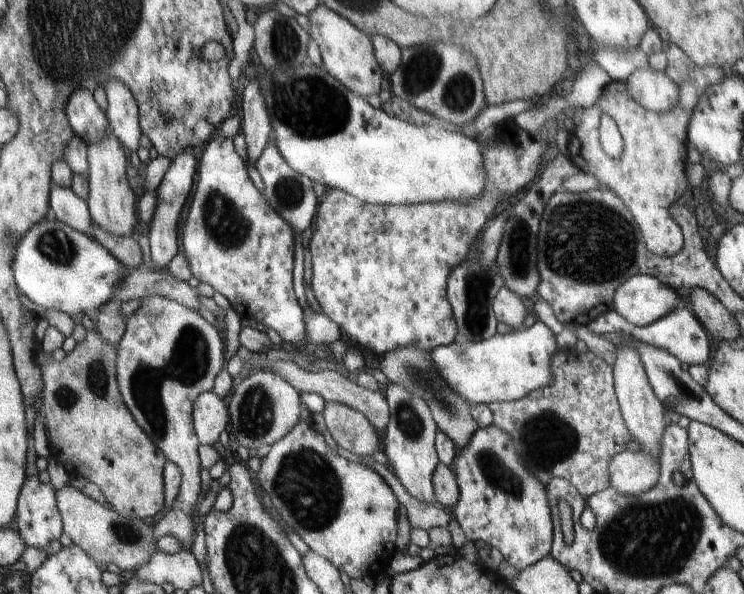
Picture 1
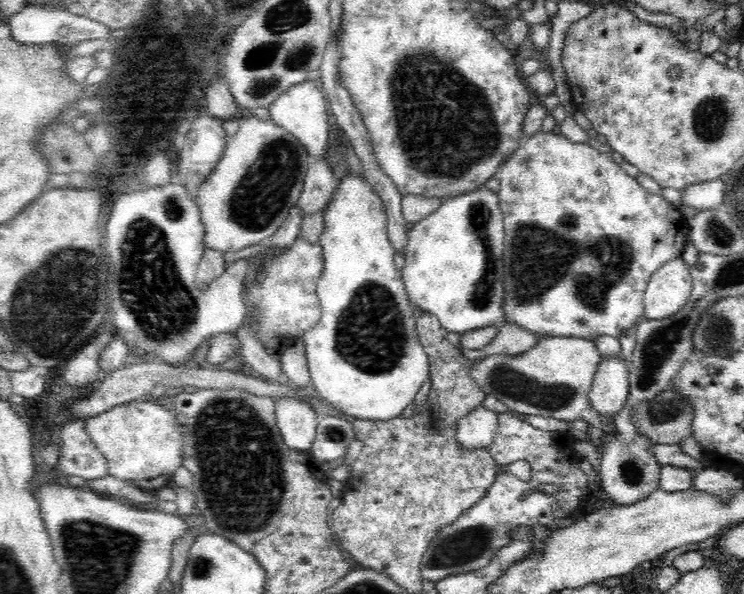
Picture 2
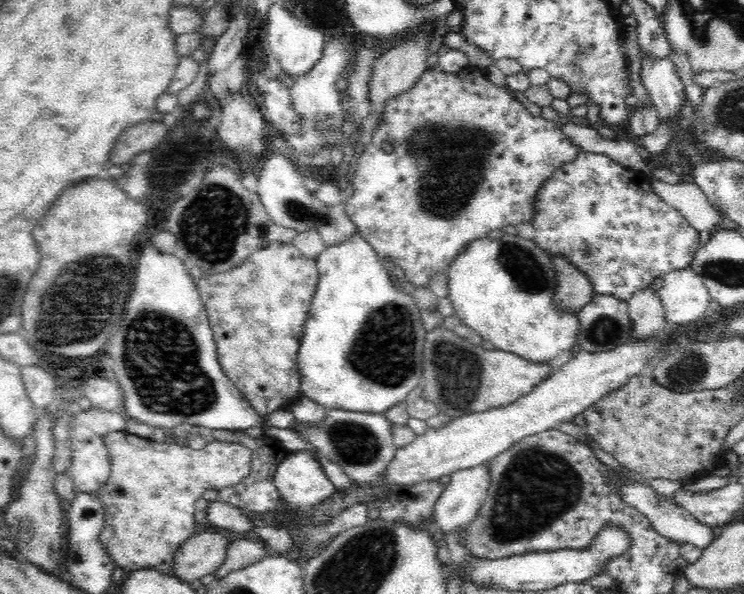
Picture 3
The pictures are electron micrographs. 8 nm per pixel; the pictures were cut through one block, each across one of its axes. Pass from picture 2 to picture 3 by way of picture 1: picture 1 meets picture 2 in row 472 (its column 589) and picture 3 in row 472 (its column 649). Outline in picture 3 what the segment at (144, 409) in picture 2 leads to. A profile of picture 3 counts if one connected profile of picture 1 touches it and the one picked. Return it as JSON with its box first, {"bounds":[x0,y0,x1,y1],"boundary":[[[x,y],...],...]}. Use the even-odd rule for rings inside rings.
{"bounds":[99,431,252,574],"boundary":[[[116,431],[104,436],[111,456],[111,476],[99,488],[99,497],[105,510],[105,521],[99,539],[117,566],[142,570],[153,568],[171,574],[174,555],[179,546],[194,534],[199,525],[194,519],[194,502],[208,489],[220,490],[238,484],[252,470],[252,451],[235,442],[210,441],[196,450],[178,442],[158,443],[138,437],[128,431]]]}

